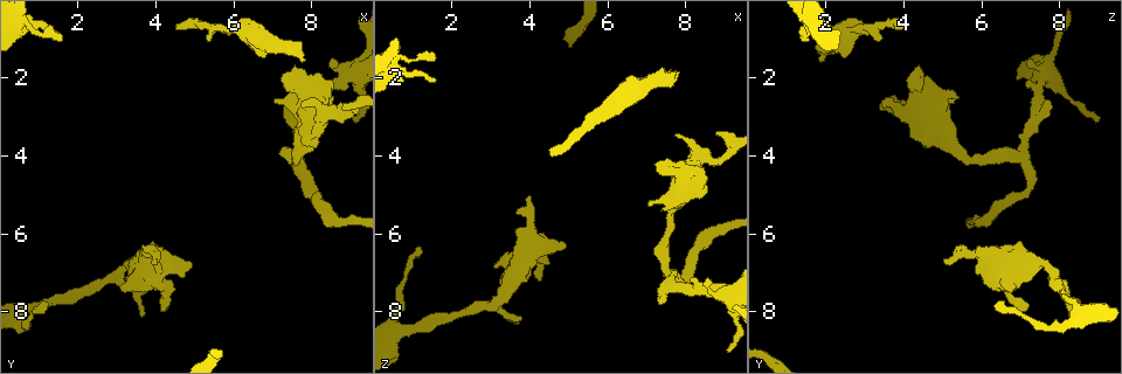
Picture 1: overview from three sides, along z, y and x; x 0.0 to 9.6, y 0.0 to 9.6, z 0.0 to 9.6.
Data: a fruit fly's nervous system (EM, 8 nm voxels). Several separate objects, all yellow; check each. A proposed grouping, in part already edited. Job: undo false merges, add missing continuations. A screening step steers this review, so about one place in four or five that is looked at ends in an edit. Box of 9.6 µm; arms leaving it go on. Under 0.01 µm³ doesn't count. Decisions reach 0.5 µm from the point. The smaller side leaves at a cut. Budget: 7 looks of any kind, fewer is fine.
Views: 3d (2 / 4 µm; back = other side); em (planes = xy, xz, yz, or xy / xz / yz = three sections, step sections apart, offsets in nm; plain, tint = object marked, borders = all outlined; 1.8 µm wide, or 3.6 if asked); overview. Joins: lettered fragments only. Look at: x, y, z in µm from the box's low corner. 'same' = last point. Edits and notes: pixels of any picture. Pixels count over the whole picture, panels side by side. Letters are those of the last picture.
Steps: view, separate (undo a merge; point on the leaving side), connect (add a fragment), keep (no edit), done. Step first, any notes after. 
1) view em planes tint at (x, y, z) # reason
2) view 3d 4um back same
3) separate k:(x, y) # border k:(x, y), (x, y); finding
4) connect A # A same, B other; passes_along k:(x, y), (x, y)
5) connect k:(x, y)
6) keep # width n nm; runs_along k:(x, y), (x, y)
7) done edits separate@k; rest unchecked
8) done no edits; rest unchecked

view 3d 4um at (3.05, 7.40, 6.80) # thick end

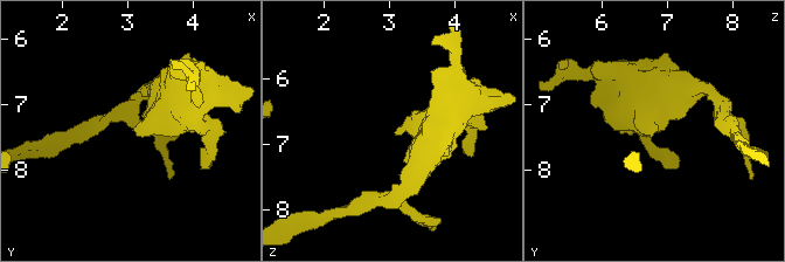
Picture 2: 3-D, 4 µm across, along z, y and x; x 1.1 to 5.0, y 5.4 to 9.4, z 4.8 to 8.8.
view em 3.6um xy step 4 tint at (3.10, 7.35, 6.80) # shape alone is not enough

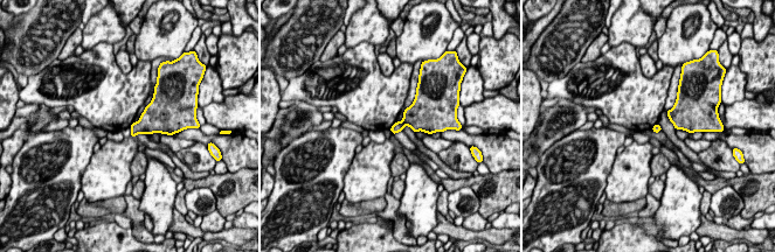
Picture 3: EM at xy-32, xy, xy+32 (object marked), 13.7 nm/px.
view em 3.6um planes borders same

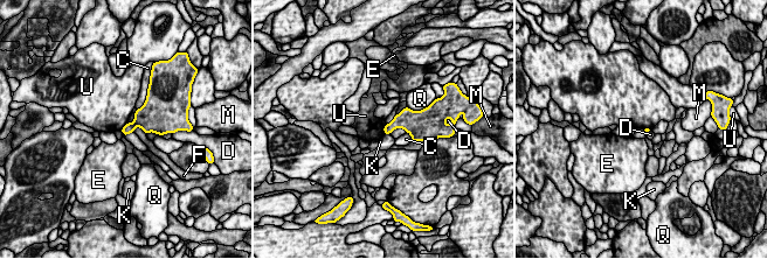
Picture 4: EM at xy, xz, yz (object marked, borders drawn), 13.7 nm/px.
keep # C other, D other, E other, F other, K other, M other, Q other, U other; border 4:(128, 121), (121, 128); none of them fits

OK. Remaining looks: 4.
view 3d 2um at (4.00, 6.65, 5.00) # branch stops here

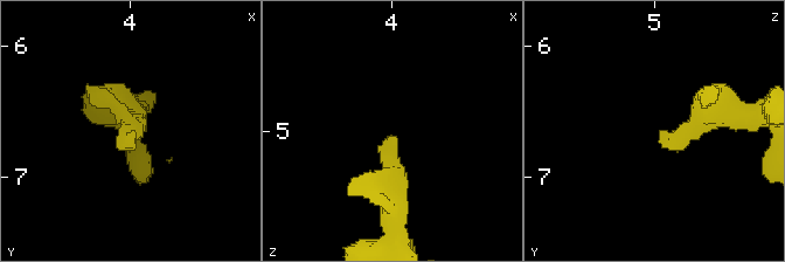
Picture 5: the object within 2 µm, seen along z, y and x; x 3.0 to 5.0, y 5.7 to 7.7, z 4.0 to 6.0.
view em planes borders at (4.00, 6.66, 5.08)

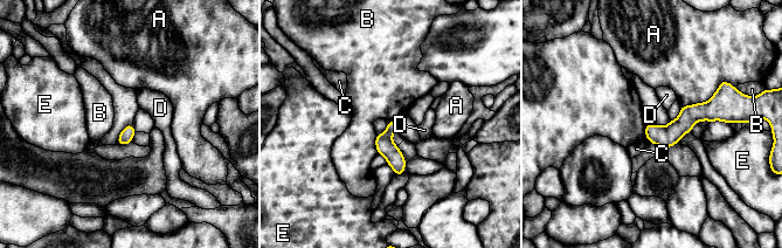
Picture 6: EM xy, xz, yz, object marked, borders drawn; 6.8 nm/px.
keep # A other, B other, C other, D other, E other; border 6:(375, 135), (375, 149), (379, 153); none of them fits

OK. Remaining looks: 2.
view 3d 4um at (8.50, 1.45, 7.30) # an open end

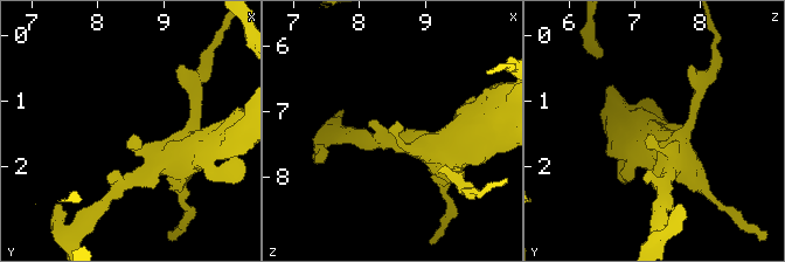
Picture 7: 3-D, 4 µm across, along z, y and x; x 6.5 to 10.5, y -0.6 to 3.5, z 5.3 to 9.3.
view em xy step 4 borders at (8.50, 1.50, 7.20)

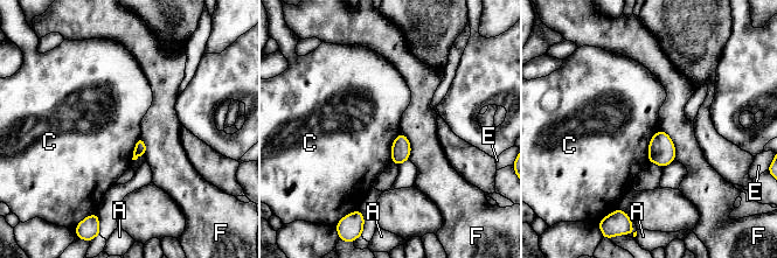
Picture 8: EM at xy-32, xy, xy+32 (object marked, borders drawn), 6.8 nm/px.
keep # A other, C other, E other, F other; border 8:(659, 130), (650, 140), (647, 161); none of them fits

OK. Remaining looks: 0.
done no edits; rest unchecked

